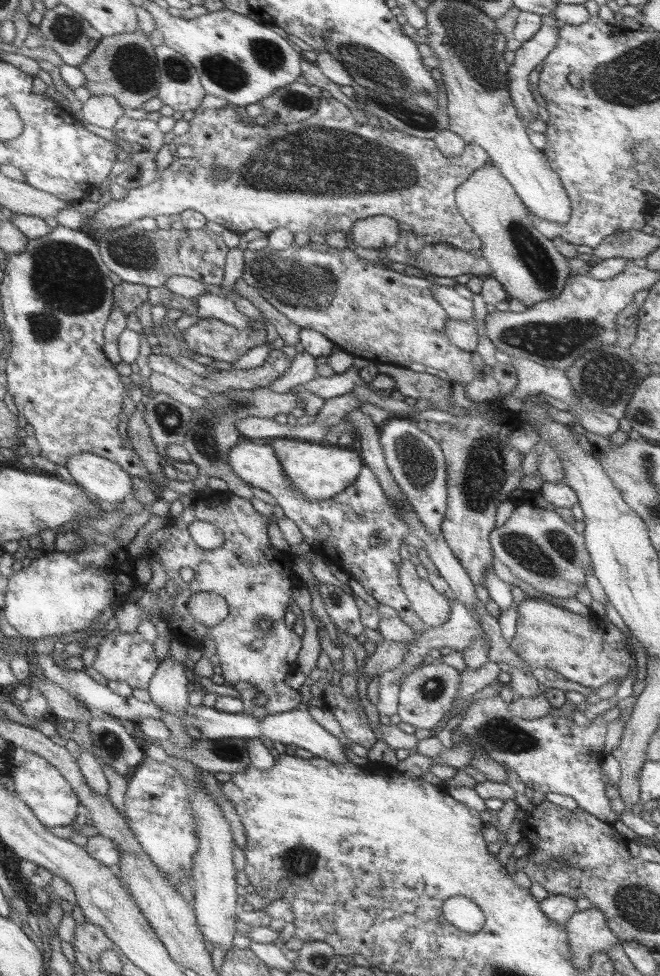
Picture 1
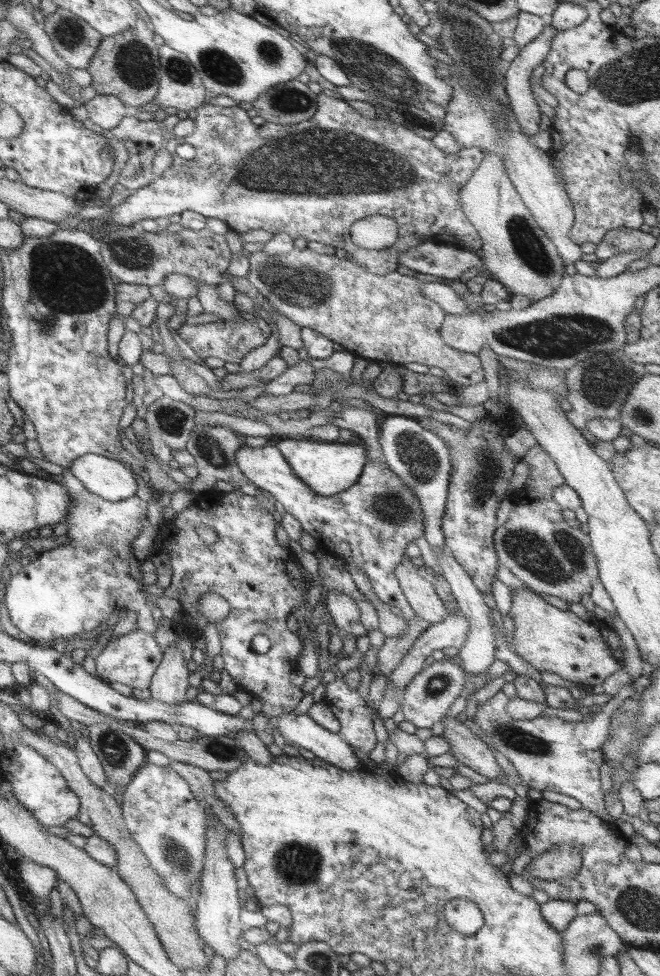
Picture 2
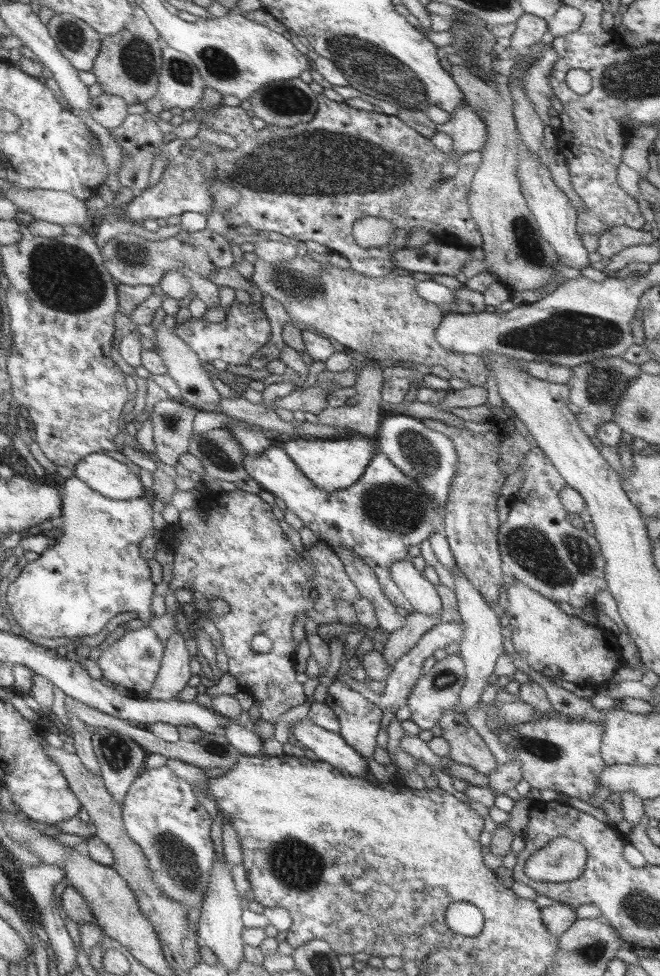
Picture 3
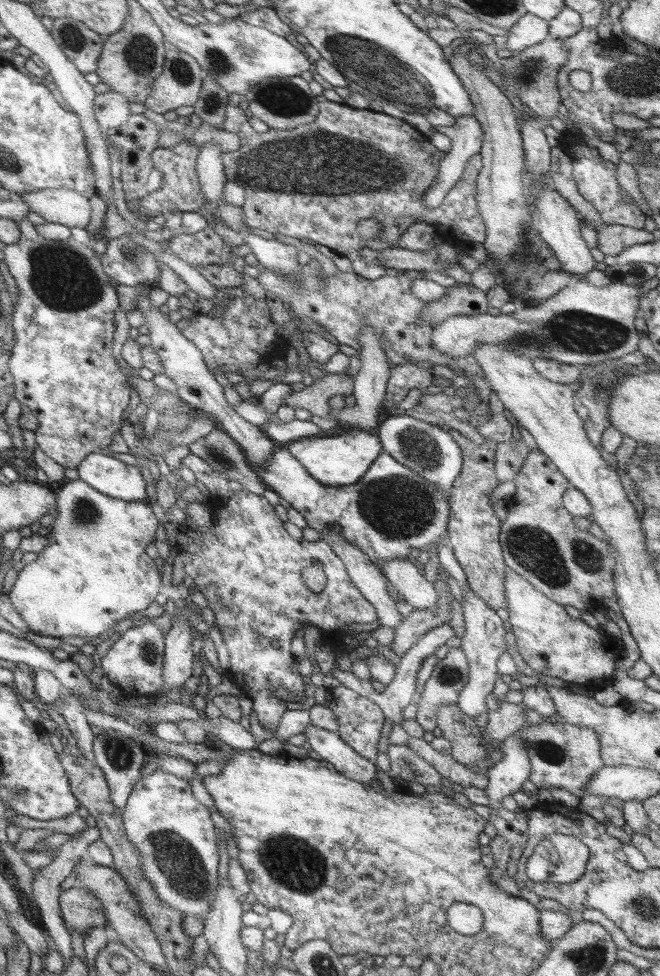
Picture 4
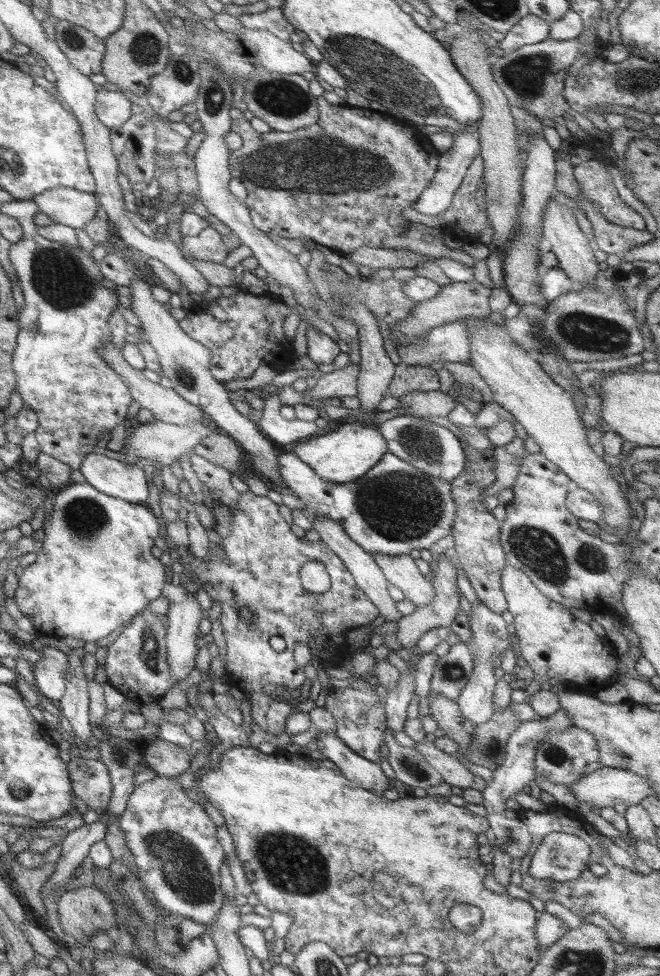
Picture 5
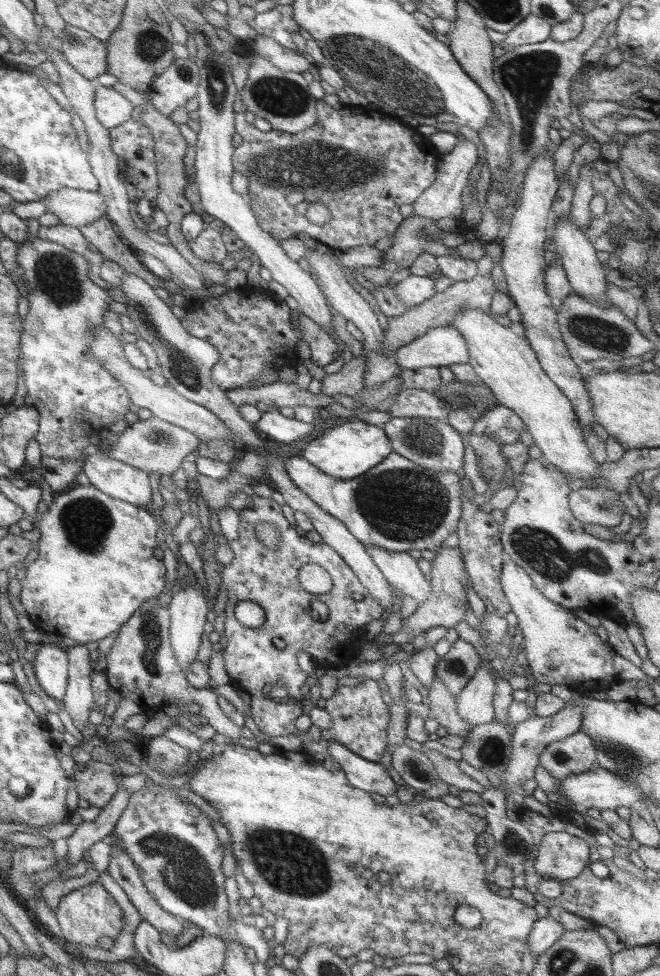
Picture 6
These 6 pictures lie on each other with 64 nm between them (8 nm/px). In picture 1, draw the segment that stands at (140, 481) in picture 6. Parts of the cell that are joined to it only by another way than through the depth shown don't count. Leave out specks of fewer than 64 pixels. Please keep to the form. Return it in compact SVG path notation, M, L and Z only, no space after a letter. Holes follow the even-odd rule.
M73 454L63 466L69 470L77 486L81 486L91 498L103 502L105 506L121 504L131 496L131 476L115 462L95 454Z

